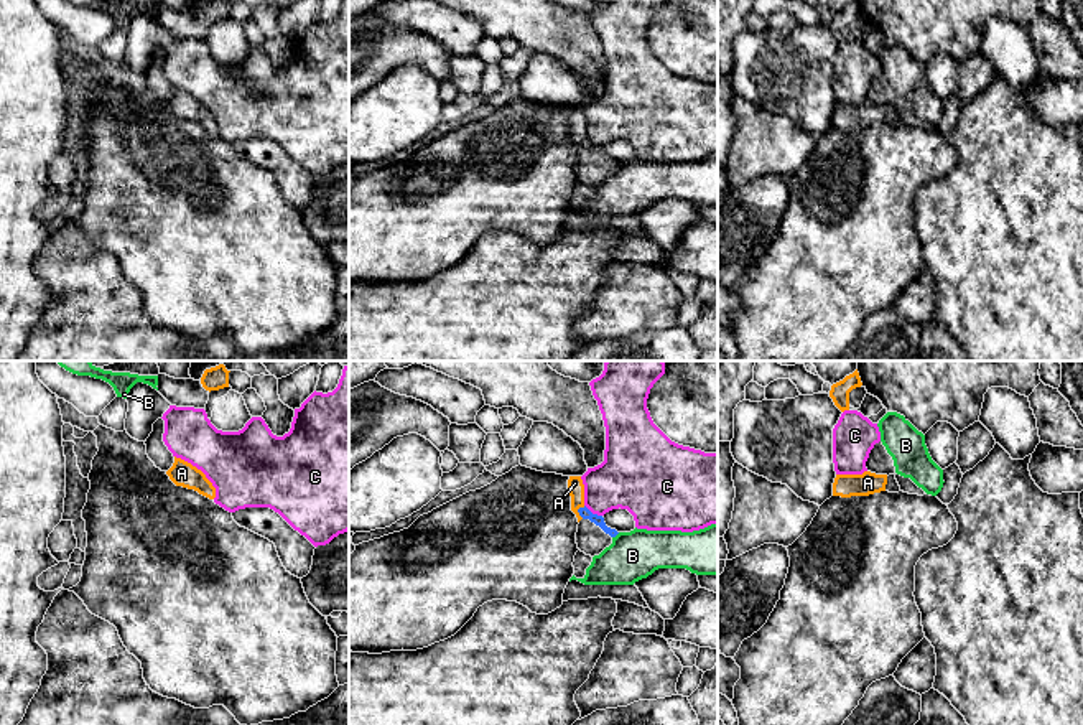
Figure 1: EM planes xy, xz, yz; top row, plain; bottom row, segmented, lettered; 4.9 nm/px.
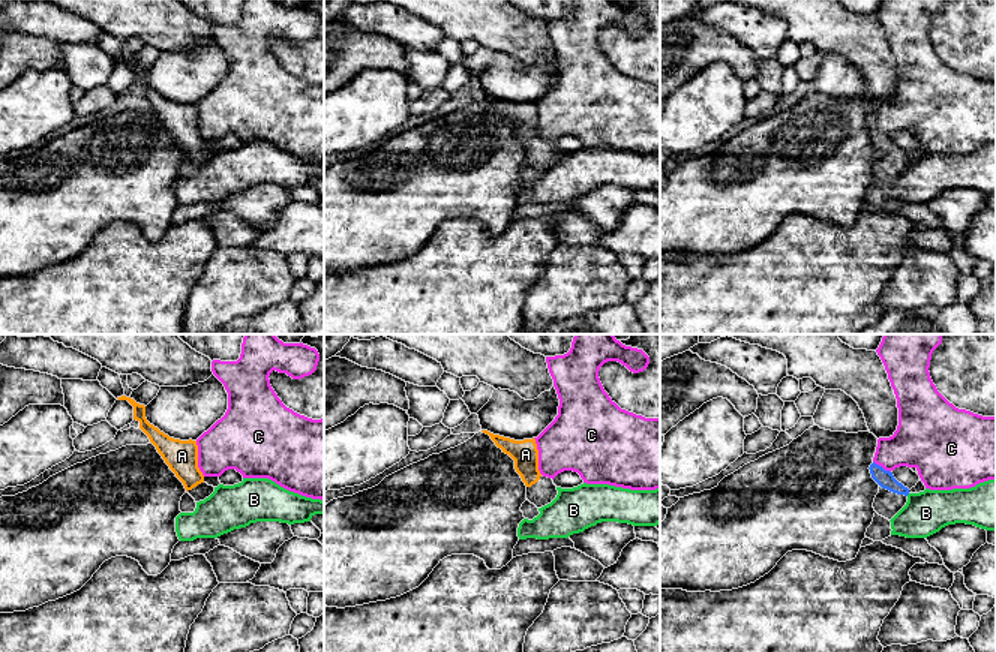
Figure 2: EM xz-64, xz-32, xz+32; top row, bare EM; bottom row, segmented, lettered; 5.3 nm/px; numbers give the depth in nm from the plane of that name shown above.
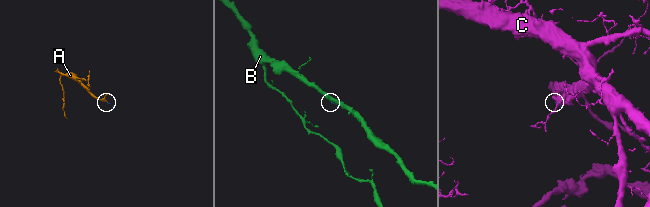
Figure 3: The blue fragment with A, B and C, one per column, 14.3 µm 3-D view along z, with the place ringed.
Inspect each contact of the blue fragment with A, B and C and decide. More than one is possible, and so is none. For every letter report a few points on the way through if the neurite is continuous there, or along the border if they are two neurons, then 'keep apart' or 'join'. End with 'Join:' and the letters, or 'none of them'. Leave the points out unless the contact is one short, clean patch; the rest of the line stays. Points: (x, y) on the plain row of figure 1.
A: way xz (585, 144), (578, 142), (575, 114); join
B: border xz (619, 163), (613, 168); keep apart
C: border xz (585, 135), (601, 147); keep apart
Join: A

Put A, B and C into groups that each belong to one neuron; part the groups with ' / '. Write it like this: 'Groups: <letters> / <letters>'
Groups: A / B / C

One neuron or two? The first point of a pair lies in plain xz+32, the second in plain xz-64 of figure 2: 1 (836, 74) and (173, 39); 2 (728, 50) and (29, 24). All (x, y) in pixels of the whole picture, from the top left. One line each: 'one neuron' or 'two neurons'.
1: two neurons
2: two neurons

